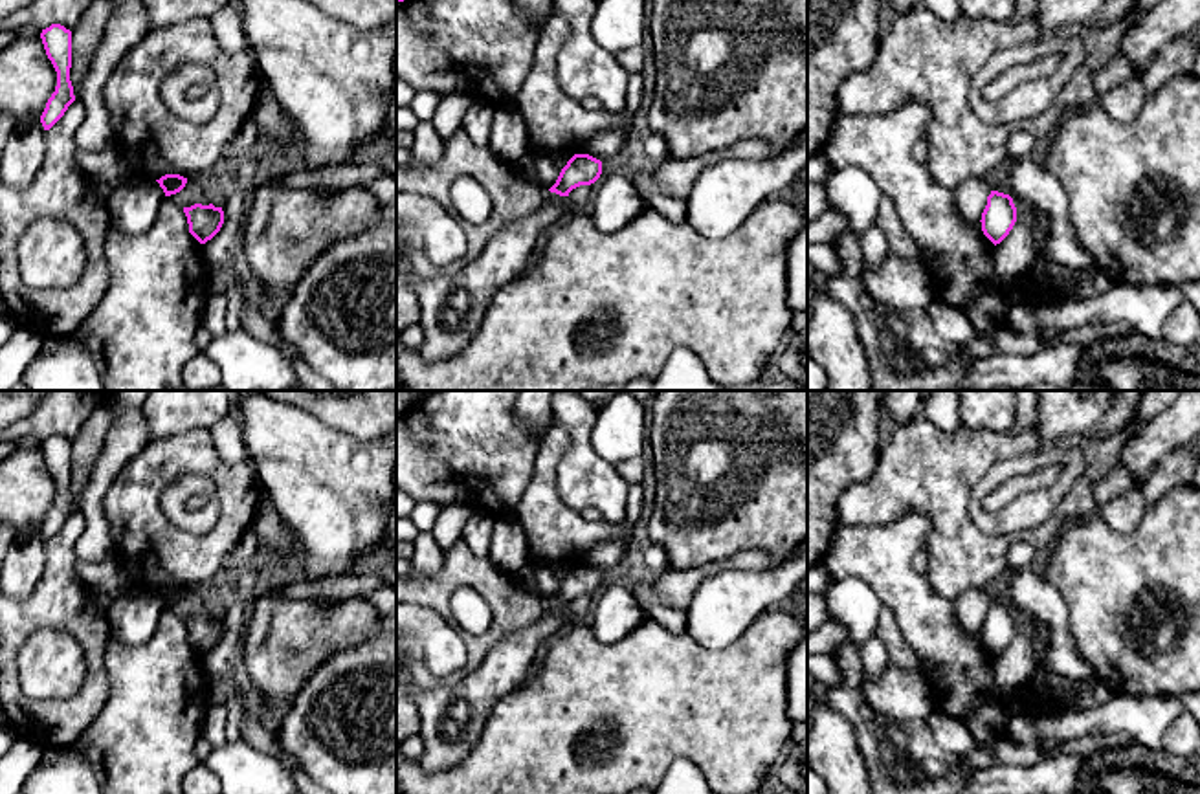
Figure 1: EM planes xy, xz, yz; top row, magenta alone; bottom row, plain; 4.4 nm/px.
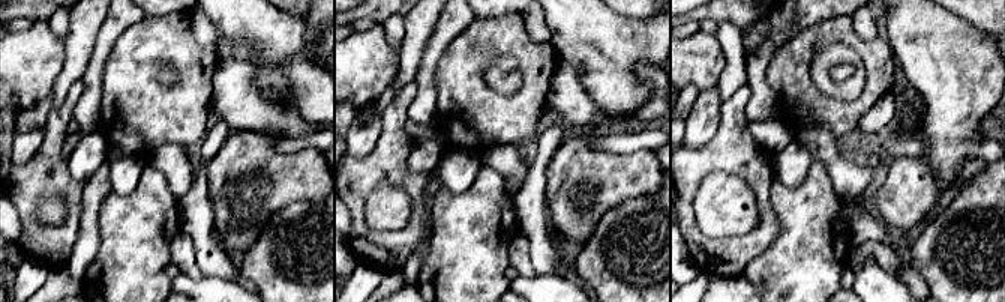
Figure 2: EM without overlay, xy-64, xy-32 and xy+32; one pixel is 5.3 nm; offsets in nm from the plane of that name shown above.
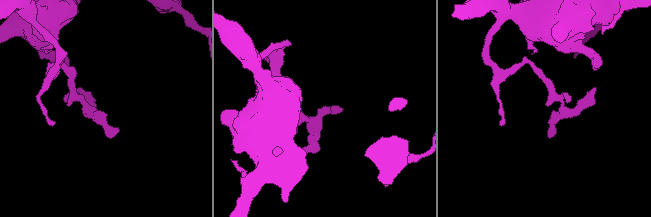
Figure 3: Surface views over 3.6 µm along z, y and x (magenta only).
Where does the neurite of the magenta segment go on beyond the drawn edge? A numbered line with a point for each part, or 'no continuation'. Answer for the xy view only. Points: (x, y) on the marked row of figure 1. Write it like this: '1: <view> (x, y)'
no continuation

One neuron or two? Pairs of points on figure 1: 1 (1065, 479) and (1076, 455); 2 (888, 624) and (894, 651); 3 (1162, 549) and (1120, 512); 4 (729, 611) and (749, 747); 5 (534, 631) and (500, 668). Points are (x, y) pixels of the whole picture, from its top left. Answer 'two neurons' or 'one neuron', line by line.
1: one neuron
2: one neuron
3: two neurons
4: two neurons
5: one neuron

